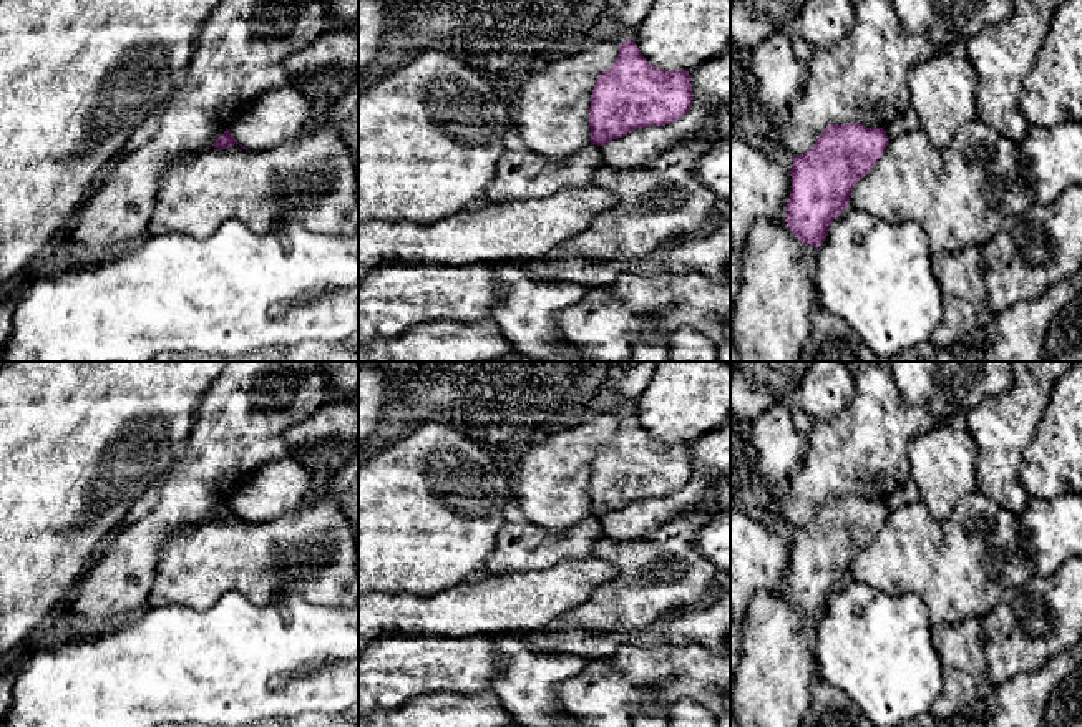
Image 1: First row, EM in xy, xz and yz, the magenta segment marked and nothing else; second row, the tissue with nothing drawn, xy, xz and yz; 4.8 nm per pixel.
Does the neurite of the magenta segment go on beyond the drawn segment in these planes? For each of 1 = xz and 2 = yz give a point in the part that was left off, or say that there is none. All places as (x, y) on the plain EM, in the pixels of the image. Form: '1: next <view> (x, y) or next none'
1: next none
2: next none

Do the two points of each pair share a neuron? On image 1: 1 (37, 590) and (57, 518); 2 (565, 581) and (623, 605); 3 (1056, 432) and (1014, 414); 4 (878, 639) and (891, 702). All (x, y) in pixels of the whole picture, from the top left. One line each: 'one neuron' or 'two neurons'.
1: one neuron
2: two neurons
3: two neurons
4: one neuron

